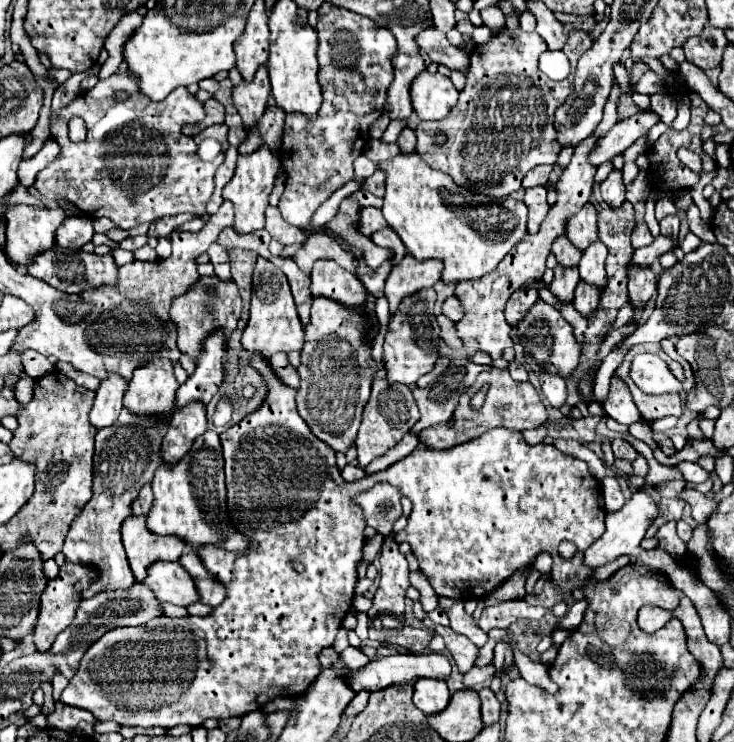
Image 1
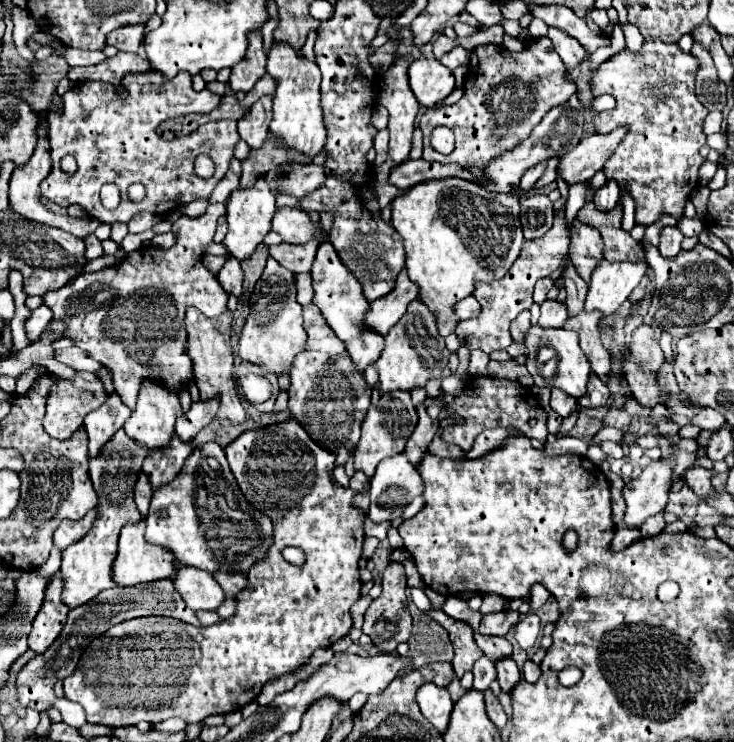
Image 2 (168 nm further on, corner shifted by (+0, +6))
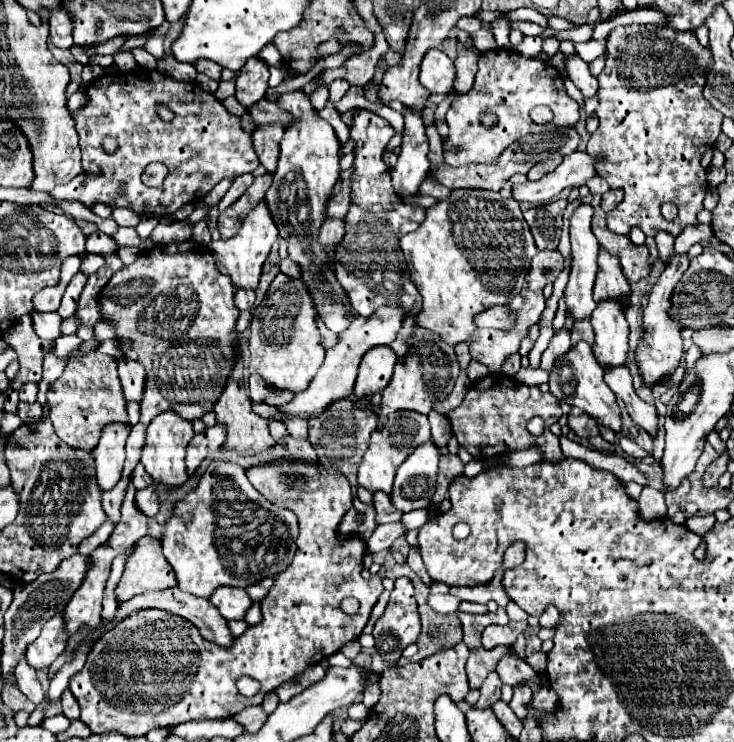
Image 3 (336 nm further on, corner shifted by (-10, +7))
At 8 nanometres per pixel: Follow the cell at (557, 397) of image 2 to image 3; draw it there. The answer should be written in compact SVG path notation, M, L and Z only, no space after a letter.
M571 407L571 411L569 411L569 427L571 427L579 437L585 437L585 439L599 435L597 419L591 417L589 413L583 413L579 407Z

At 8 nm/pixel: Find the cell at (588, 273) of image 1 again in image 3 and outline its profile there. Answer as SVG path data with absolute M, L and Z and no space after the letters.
M617 299L599 301L597 309L591 313L591 323L595 331L593 353L599 365L623 365L629 351L629 325L625 319L625 305Z

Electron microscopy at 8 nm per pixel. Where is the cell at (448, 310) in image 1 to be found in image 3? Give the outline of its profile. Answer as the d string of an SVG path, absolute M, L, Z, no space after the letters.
M489 307L475 315L475 325L477 327L493 327L493 329L509 329L515 321L515 315L507 307Z

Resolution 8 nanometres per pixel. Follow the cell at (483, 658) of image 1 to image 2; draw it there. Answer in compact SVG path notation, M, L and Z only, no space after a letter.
M481 658L481 660L475 662L475 666L473 666L473 674L475 674L473 688L479 690L479 692L485 692L485 690L489 688L489 684L495 680L497 670L495 670L493 664L489 664L489 660Z

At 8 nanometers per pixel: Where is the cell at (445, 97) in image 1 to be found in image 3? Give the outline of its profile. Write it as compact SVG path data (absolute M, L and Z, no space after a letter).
M429 49L421 61L419 81L429 93L439 93L439 95L451 93L455 87L453 61L443 51Z

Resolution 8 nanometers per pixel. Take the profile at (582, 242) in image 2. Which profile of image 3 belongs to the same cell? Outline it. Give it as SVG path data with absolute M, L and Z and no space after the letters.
M599 247L599 271L593 287L595 301L603 301L605 297L629 297L629 281L623 275L619 259L611 255L607 249Z

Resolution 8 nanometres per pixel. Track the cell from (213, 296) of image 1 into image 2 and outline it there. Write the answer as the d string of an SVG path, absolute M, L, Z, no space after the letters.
M189 310L185 316L187 324L187 354L193 360L195 370L195 384L201 392L201 398L219 398L219 420L227 420L231 424L243 424L247 420L247 412L239 400L239 394L235 390L233 380L233 350L229 344L231 334L231 320L233 314L227 310L219 318L207 318L199 310Z

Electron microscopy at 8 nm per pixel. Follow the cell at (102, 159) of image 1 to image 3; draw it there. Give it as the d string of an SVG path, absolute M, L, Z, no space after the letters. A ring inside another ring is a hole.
M147 71L147 75L139 75L139 73L125 73L125 81L119 81L115 77L103 75L99 77L89 89L87 89L87 103L71 113L73 121L75 121L75 129L79 135L79 147L81 147L81 155L83 155L83 169L93 175L85 177L85 175L77 175L73 177L69 183L59 185L53 189L53 197L57 199L75 199L81 201L85 205L95 205L95 203L105 203L111 209L117 207L127 207L139 215L157 215L157 217L165 217L165 215L173 215L177 209L181 209L185 203L191 201L199 201L203 199L221 179L235 179L243 173L251 173L257 169L259 159L257 153L253 149L251 143L251 133L247 133L241 127L241 117L229 113L223 105L223 101L219 101L213 93L203 91L195 81L187 83L187 81L175 81L163 73L157 71ZM165 105L169 107L175 117L173 121L165 123L159 115L157 115L157 107ZM103 139L119 139L119 147L115 153L107 153L103 149ZM159 161L165 163L169 173L163 181L161 187L151 189L145 187L141 181L141 173L145 169L145 165ZM119 183L125 185L125 193L119 193ZM149 211L149 213L145 213Z

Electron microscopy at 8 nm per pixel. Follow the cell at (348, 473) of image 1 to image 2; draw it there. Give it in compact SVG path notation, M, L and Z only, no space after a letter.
M355 472L355 476L351 478L351 490L355 494L361 494L361 492L369 490L369 478L365 474L361 474L361 472Z

